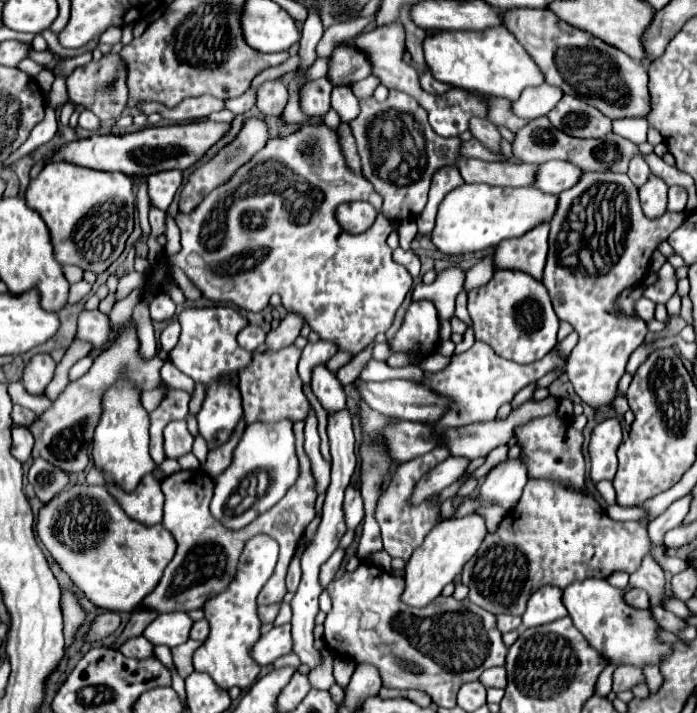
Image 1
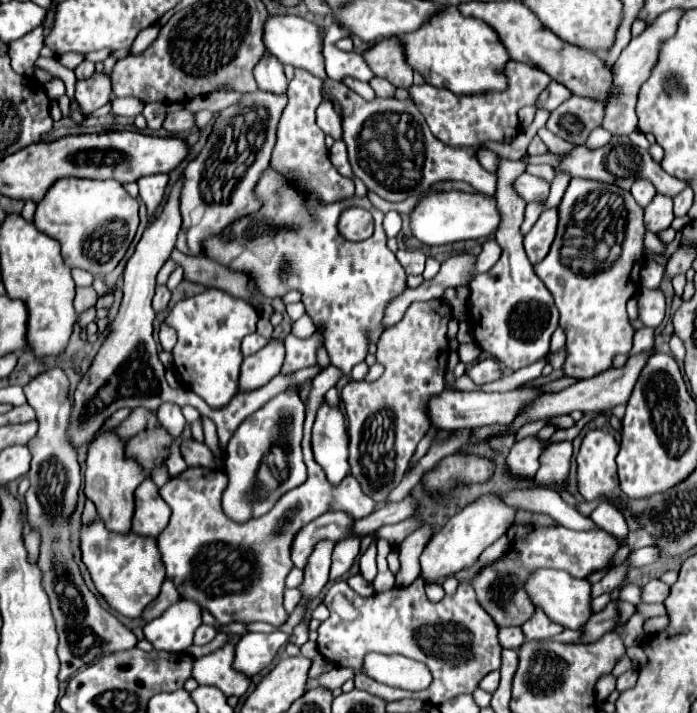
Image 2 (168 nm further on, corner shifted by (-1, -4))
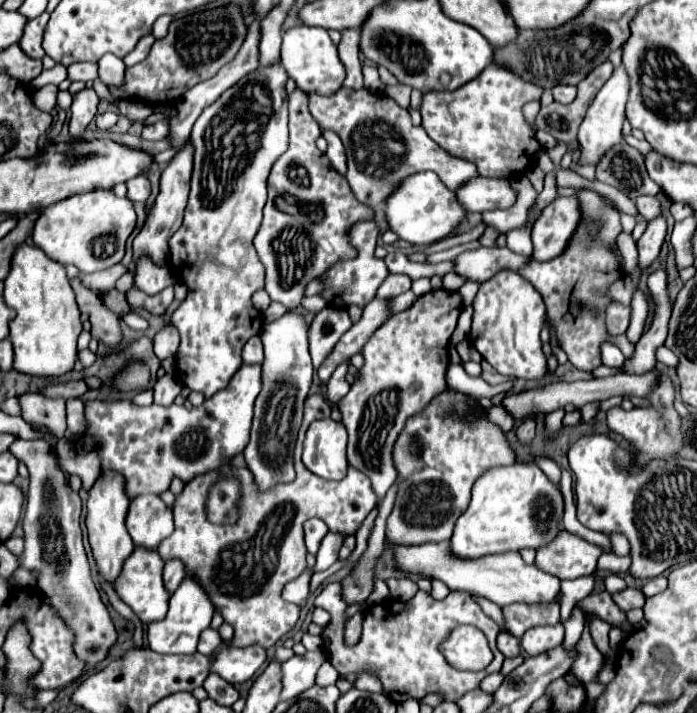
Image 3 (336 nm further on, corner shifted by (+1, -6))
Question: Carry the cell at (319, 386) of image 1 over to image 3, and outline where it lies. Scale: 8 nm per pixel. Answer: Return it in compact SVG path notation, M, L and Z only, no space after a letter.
M332 418L310 424L304 440L302 462L310 472L324 480L342 480L346 476L346 428Z

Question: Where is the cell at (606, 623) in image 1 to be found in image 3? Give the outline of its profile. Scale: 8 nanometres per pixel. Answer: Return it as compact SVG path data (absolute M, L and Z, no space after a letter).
M450 540L446 542L426 542L420 546L390 546L394 564L406 574L422 574L430 580L444 582L450 590L462 590L472 596L482 596L498 606L508 606L514 602L554 602L560 590L560 580L536 566L522 560L520 554L492 554L474 560L458 558L450 550Z

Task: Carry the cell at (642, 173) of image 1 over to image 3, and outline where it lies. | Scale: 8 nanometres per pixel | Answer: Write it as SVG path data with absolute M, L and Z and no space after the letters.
M640 196L640 198L636 198L636 208L638 208L638 212L642 214L642 218L646 222L650 222L650 220L654 220L654 218L658 218L662 214L660 202L658 202L656 196Z

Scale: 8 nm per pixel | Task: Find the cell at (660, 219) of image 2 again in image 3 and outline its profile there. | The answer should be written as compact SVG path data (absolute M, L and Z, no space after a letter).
M664 216L648 222L644 236L638 240L638 268L646 270L660 254L660 248L666 238L666 220Z

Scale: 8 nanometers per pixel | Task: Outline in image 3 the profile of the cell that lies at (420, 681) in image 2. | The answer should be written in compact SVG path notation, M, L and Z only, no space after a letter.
M368 672L358 674L358 680L354 686L358 690L368 690L368 692L380 692L382 690L382 684L378 682L378 678L374 674L368 674Z

